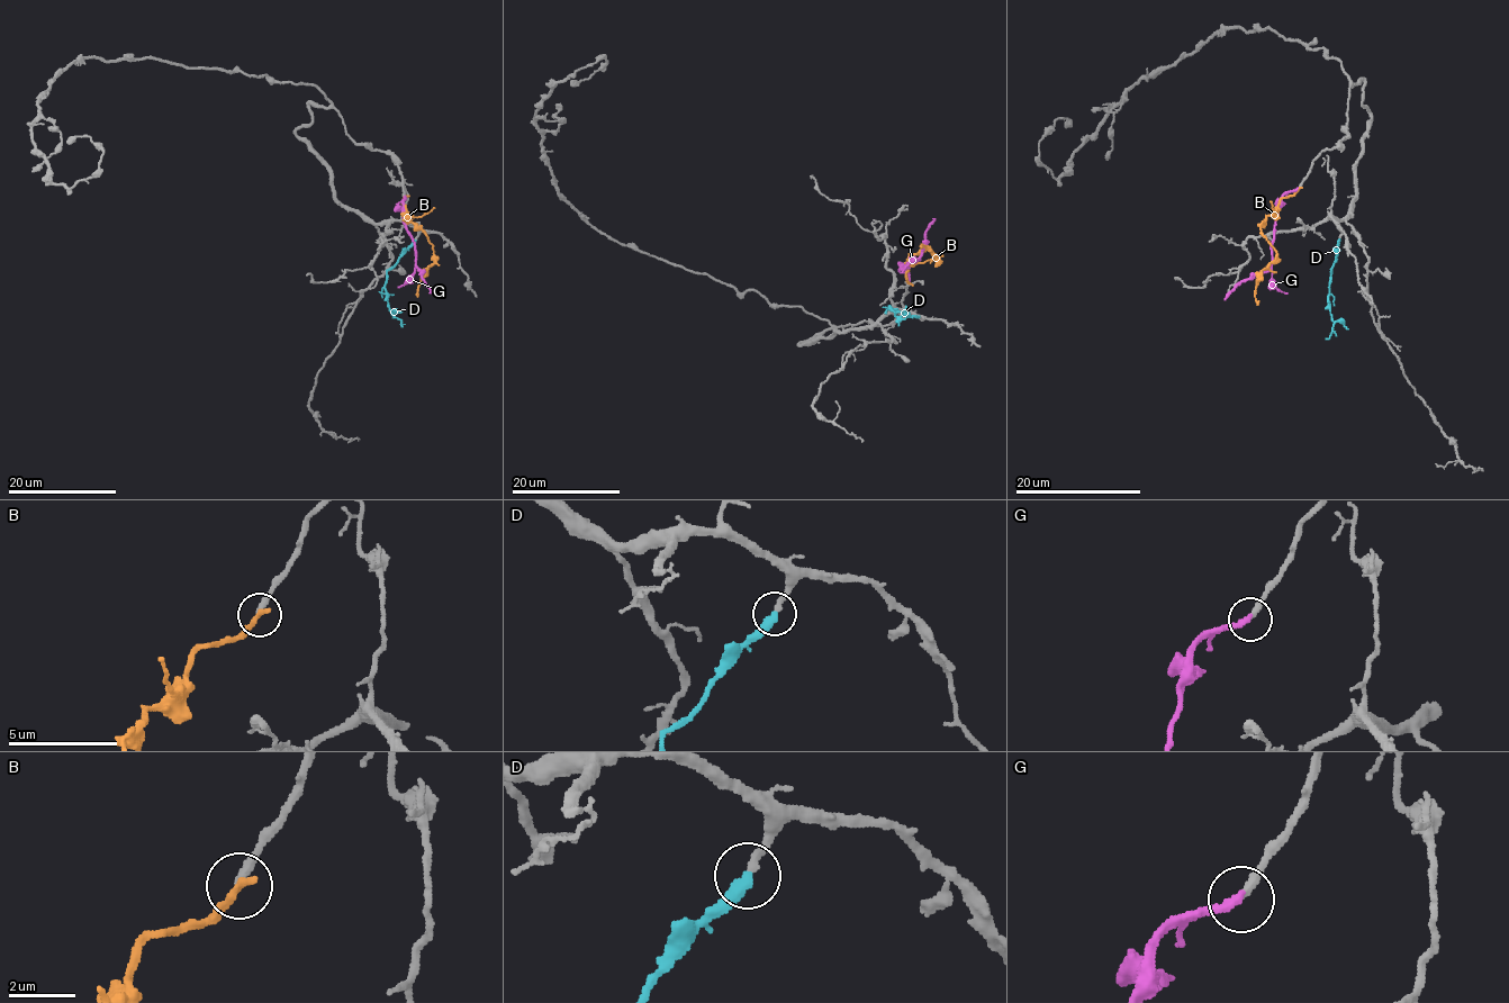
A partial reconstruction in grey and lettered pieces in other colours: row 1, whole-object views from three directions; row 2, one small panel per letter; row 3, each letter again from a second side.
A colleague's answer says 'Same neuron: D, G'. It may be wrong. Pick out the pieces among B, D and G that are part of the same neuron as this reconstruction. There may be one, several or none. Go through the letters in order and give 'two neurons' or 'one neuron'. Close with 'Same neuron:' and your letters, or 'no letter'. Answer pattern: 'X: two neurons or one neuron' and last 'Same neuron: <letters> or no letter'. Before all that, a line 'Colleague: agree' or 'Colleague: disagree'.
Colleague: agree
B: two neurons
D: one neuron
G: one neuron
Same neuron: D, G

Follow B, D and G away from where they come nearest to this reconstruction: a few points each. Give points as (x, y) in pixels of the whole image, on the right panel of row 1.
B: (1299, 189), (1284, 197), (1261, 232), (1276, 256), (1256, 286), (1257, 305)
D: (1339, 238), (1330, 277), (1328, 308), (1333, 322), (1325, 340)
G: (1299, 189), (1288, 190), (1279, 208), (1272, 264), (1240, 283), (1225, 300)

